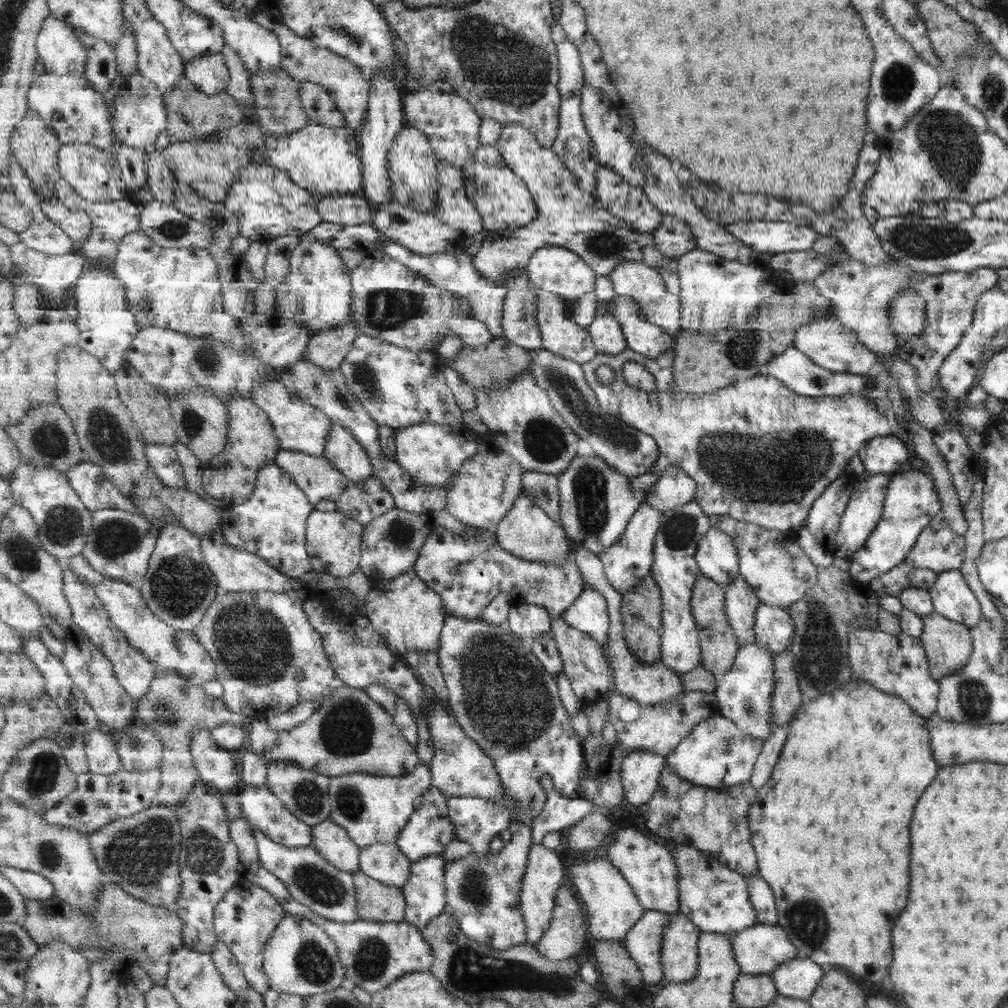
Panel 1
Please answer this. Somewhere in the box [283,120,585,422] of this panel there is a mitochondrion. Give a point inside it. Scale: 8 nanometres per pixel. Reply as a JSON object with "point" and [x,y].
{"point":[384,309]}

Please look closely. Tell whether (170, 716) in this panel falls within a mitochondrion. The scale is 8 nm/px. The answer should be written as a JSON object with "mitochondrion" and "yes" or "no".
{"mitochondrion":"yes"}

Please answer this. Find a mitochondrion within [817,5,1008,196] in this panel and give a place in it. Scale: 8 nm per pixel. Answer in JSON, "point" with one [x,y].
{"point":[947,142]}

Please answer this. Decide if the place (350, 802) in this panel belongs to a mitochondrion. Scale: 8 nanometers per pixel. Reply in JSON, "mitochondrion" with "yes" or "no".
{"mitochondrion":"yes"}

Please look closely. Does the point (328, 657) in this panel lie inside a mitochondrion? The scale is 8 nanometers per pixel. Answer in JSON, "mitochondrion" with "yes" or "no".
{"mitochondrion":"no"}

